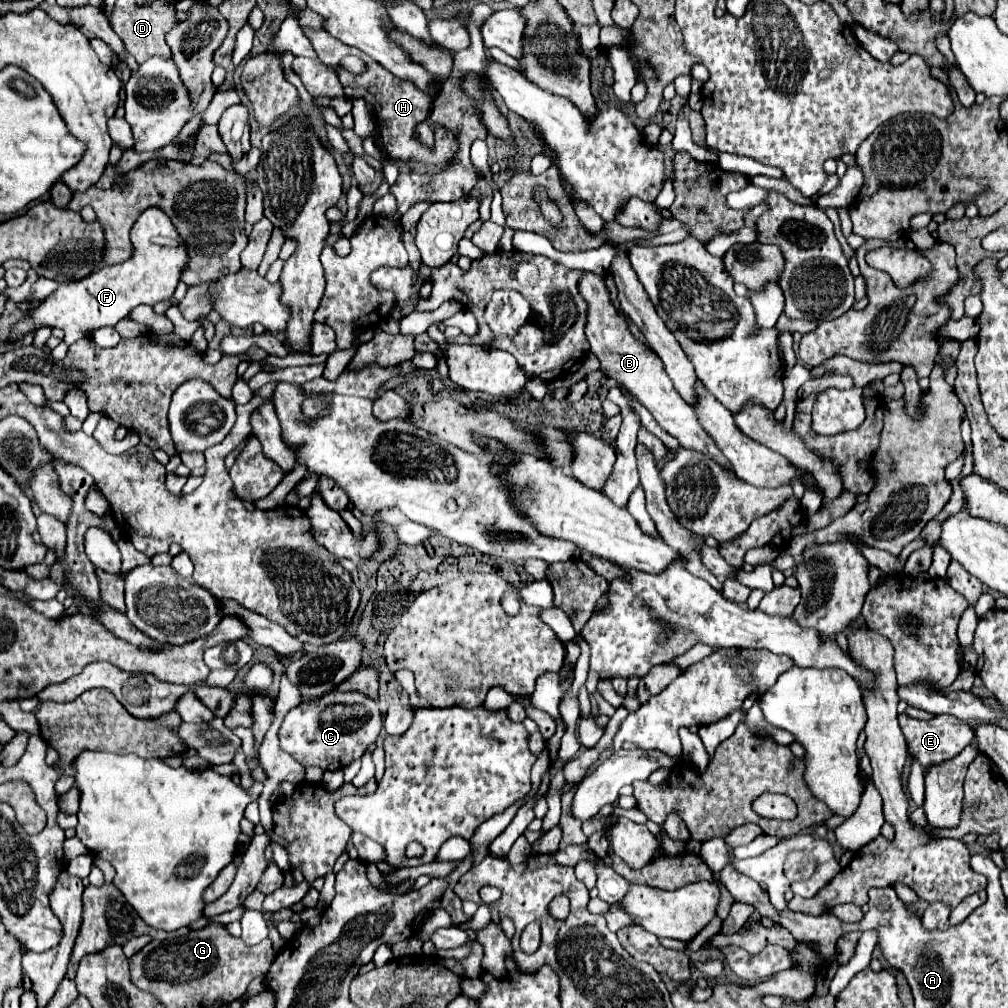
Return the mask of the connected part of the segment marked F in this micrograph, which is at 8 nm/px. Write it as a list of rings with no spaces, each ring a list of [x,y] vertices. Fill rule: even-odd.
[[[149,208],[135,222],[131,230],[131,240],[135,250],[129,260],[113,266],[103,266],[101,270],[79,282],[61,284],[35,310],[13,324],[7,342],[17,342],[25,334],[49,326],[61,328],[65,332],[63,340],[67,344],[73,344],[101,326],[115,326],[139,304],[153,306],[161,300],[171,300],[175,306],[177,300],[173,298],[173,294],[179,284],[179,276],[187,264],[187,250],[183,248],[183,242],[177,236],[171,220],[159,208]]]

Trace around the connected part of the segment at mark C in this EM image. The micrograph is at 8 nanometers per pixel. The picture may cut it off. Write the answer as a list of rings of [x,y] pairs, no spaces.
[[[335,692],[291,708],[279,728],[279,742],[303,766],[315,764],[323,770],[343,770],[361,758],[369,744],[377,742],[381,730],[379,706],[359,692]]]

